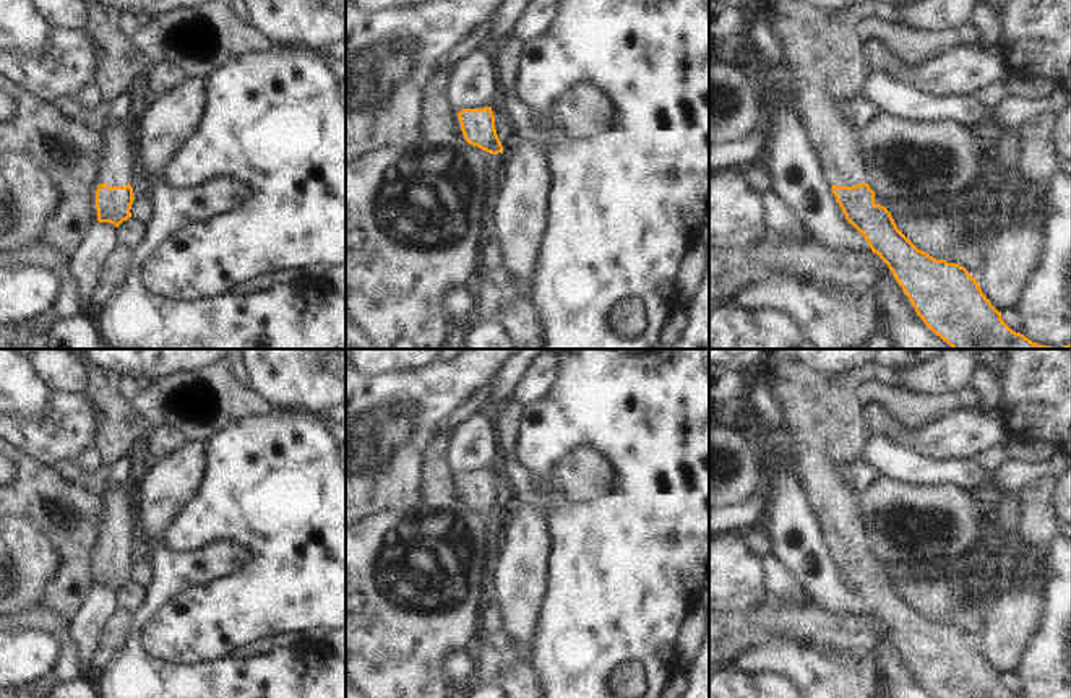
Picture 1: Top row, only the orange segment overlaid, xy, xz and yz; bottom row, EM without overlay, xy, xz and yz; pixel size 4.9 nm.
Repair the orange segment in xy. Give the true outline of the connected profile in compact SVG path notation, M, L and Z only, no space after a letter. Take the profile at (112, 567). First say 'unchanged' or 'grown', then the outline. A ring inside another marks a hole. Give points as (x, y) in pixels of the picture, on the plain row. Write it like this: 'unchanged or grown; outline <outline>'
grown; outline M115 485L102 497L107 510L102 523L101 547L96 554L97 584L118 591L131 581L130 573L135 560L130 544L143 536L143 529L133 515L136 495L127 485Z

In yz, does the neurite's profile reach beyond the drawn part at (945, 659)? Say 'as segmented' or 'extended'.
extended

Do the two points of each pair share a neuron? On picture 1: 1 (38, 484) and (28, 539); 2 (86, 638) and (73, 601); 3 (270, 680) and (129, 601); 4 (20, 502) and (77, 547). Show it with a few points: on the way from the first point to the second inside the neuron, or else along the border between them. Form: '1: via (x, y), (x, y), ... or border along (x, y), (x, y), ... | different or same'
1: border along (17, 515), (28, 517), (55, 547) | different
2: border along (98, 585), (72, 620) | different
3: border along (150, 590), (145, 606), (135, 616) | different
4: via (34, 508), (62, 533) | same

